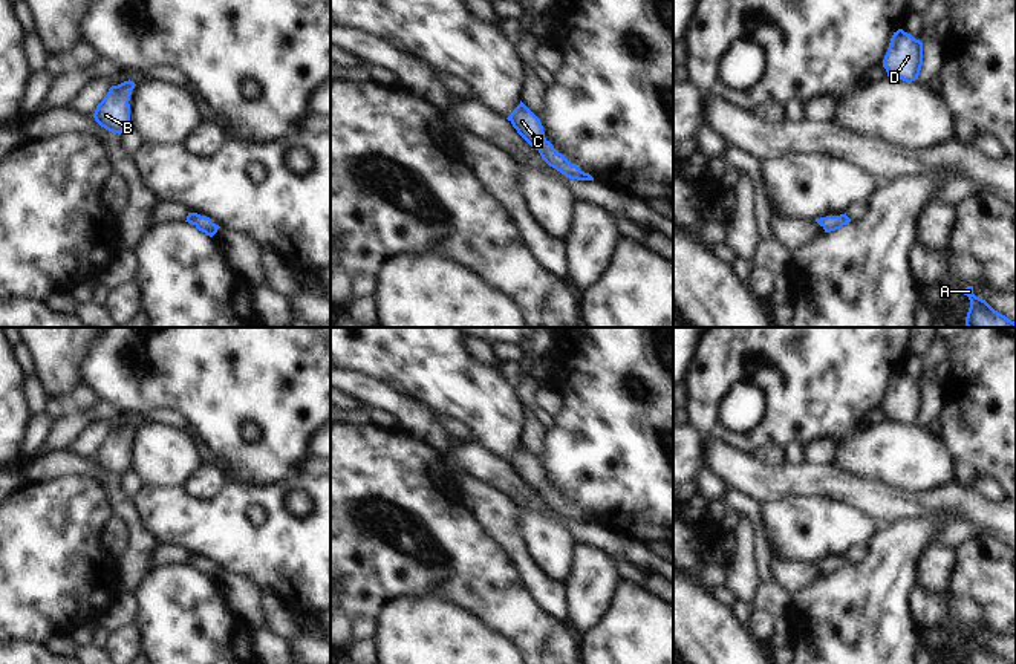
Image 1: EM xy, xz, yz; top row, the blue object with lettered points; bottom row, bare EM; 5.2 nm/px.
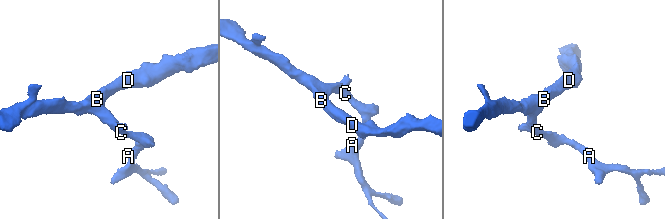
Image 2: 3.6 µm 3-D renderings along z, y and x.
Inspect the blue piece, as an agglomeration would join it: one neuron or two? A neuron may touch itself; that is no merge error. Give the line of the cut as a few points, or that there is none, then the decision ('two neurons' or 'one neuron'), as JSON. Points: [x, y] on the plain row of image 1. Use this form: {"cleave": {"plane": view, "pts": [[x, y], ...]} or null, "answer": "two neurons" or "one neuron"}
{"cleave": null, "answer": "one neuron"}

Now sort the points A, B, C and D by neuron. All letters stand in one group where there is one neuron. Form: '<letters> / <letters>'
A B C D

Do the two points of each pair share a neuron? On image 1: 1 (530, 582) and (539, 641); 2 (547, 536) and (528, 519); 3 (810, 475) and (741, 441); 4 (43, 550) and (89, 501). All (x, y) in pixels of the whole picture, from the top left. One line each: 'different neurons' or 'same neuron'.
1: different neurons
2: same neuron
3: different neurons
4: same neuron

